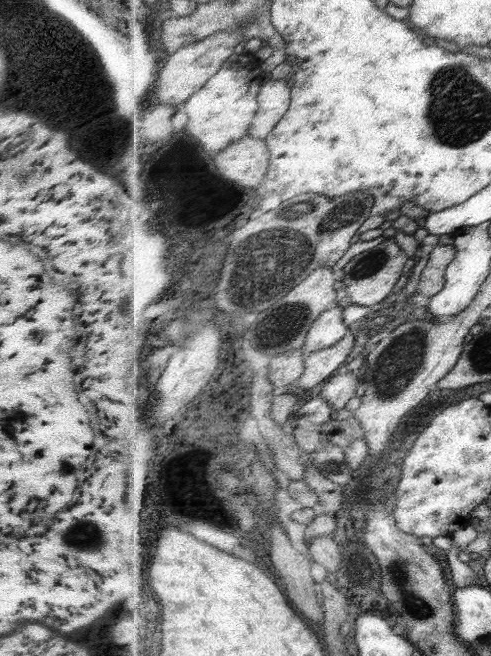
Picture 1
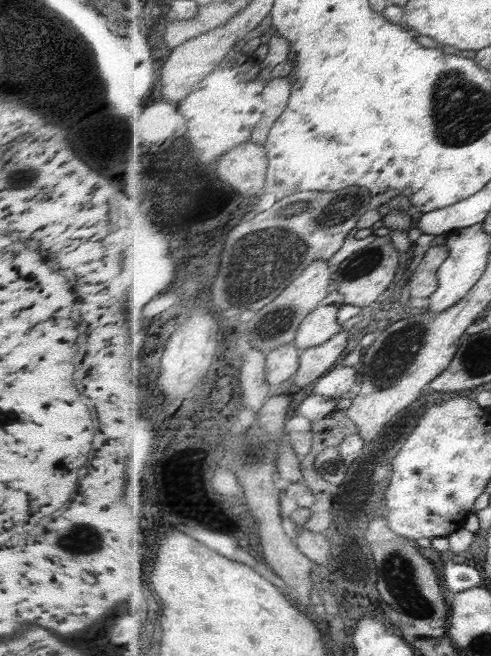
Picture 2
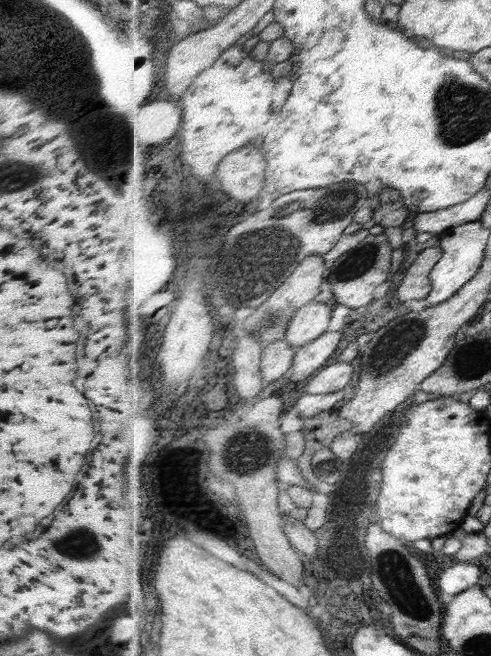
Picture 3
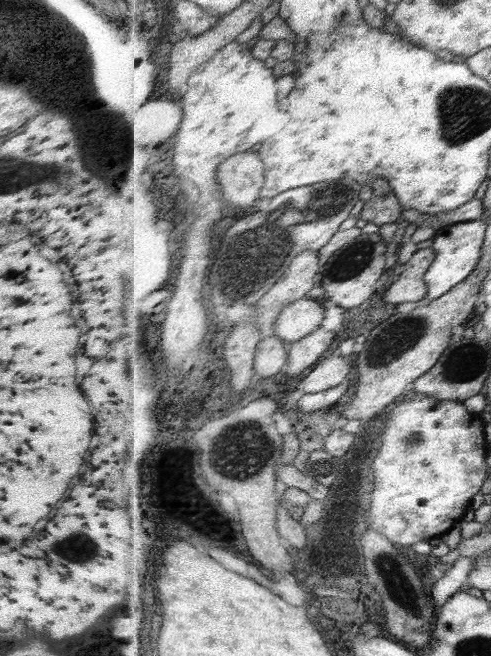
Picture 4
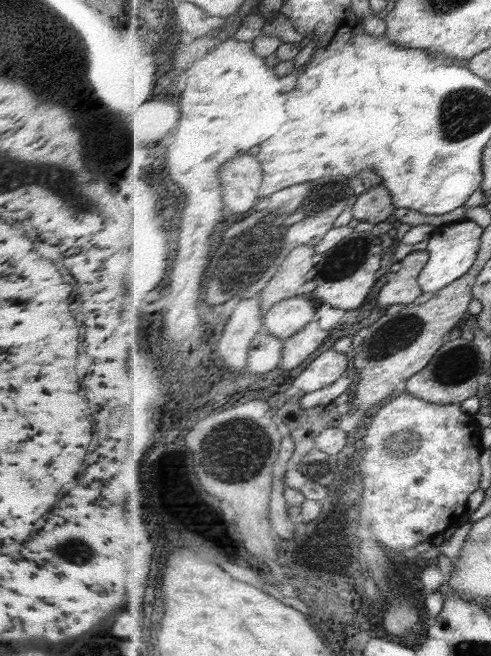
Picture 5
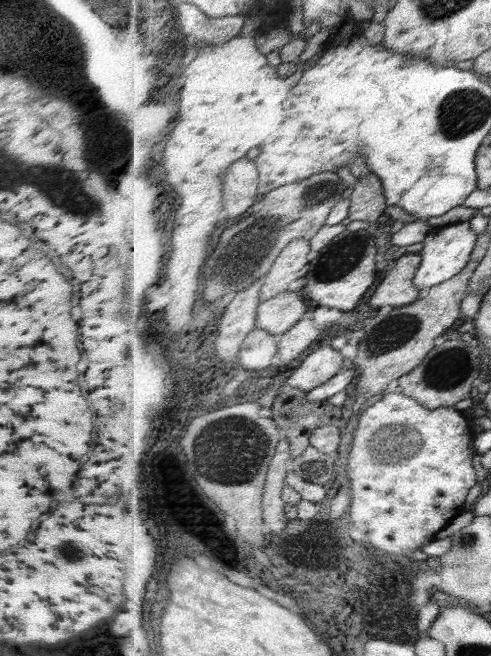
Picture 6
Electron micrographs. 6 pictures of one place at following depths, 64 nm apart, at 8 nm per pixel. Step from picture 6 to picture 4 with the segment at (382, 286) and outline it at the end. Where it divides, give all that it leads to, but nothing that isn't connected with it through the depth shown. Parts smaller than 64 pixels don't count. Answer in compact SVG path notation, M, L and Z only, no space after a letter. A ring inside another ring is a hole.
M426 247L414 252L412 258L404 264L404 271L384 293L382 302L401 304L401 302L420 302L427 296L429 286L425 282L425 273L435 263L437 252L433 247Z

